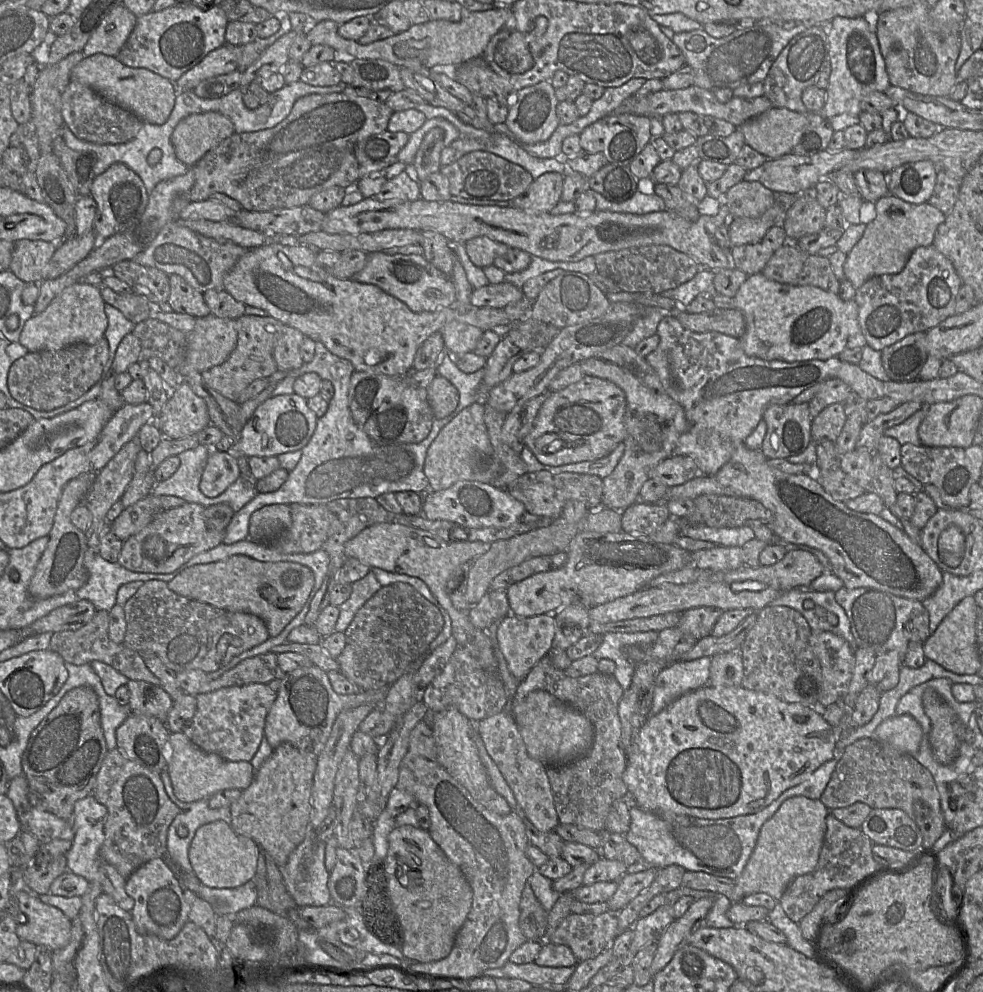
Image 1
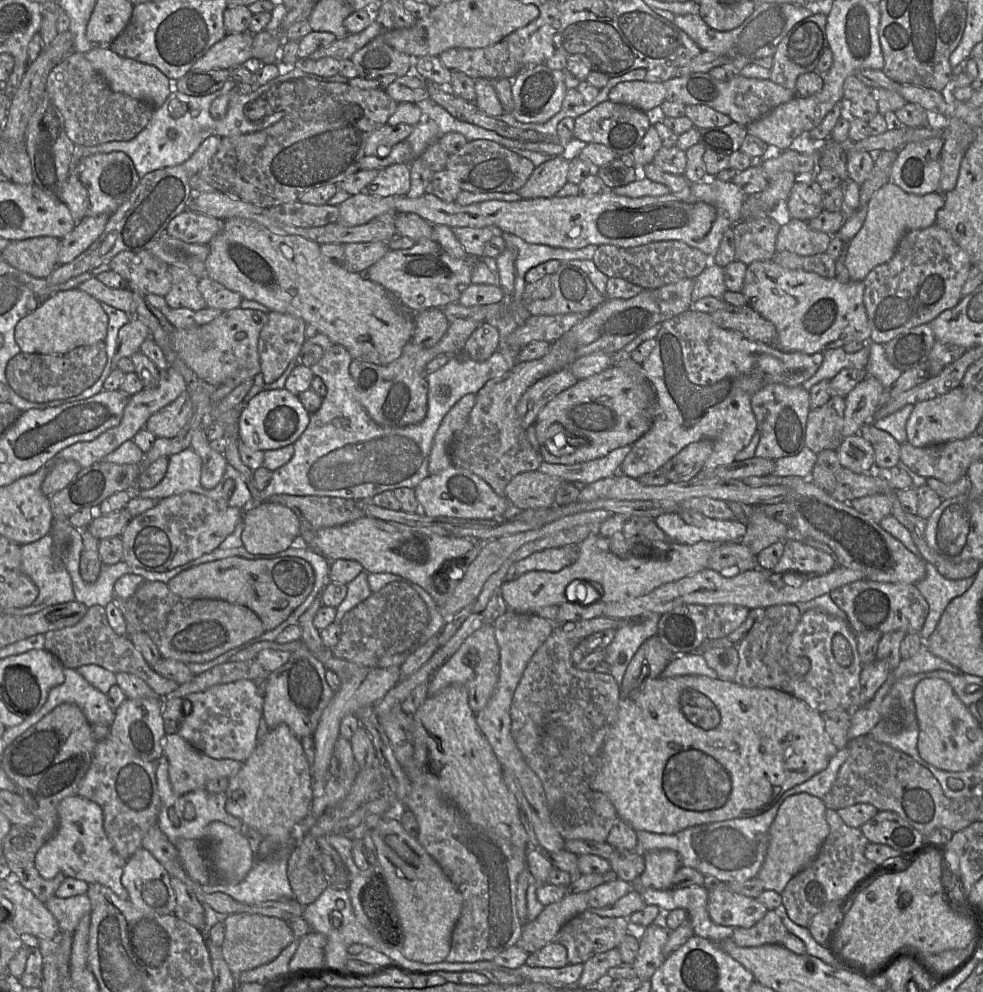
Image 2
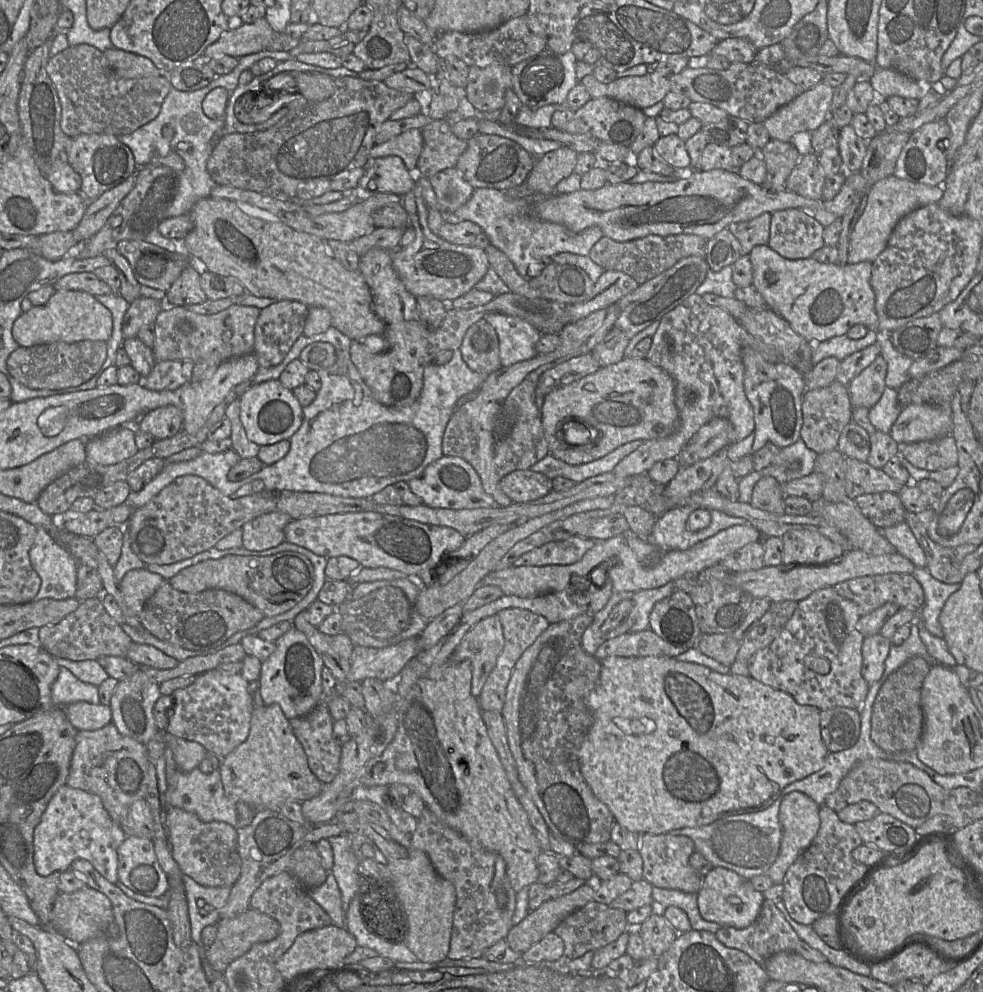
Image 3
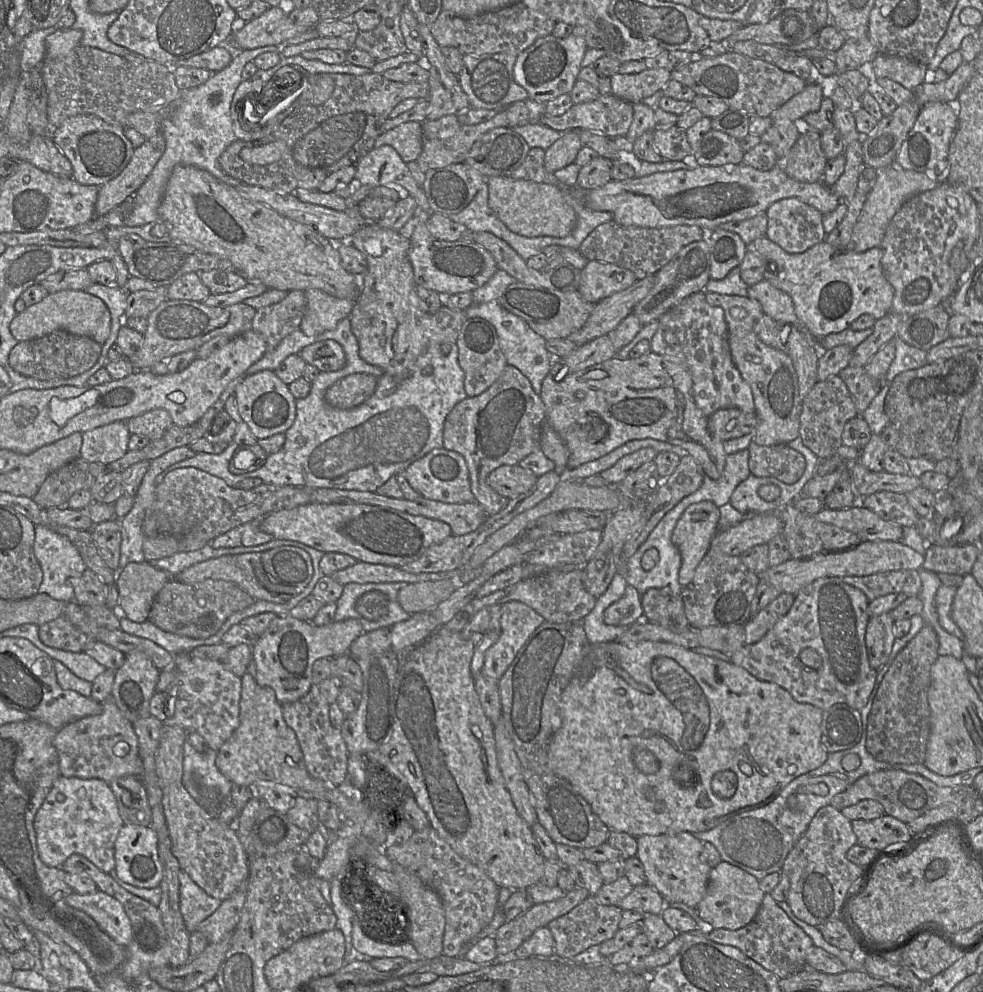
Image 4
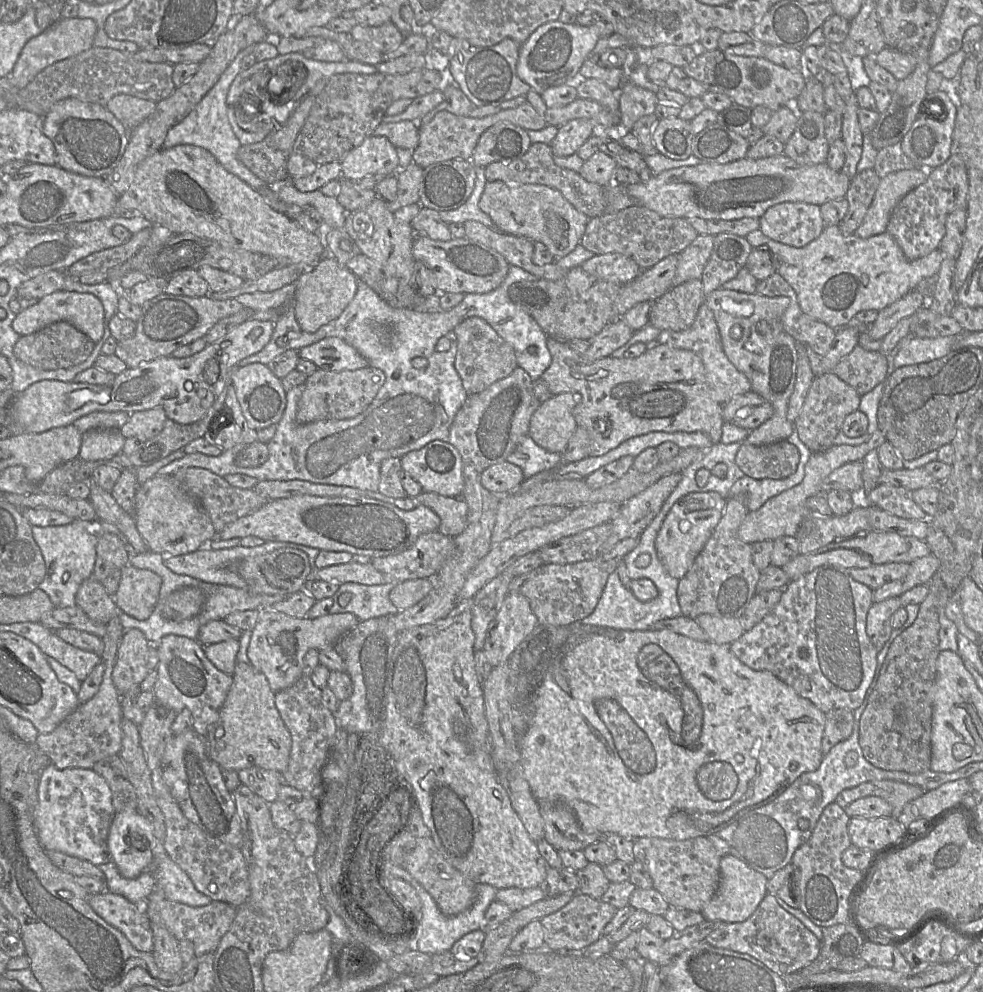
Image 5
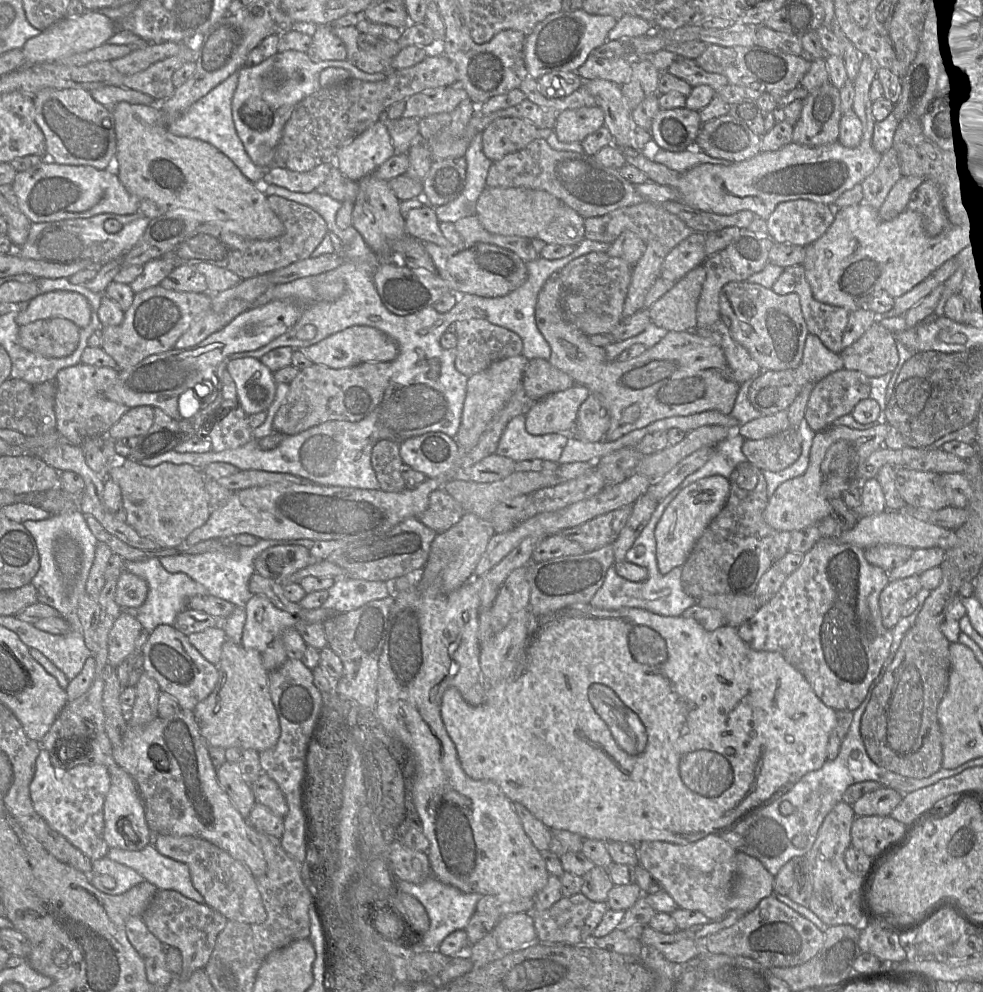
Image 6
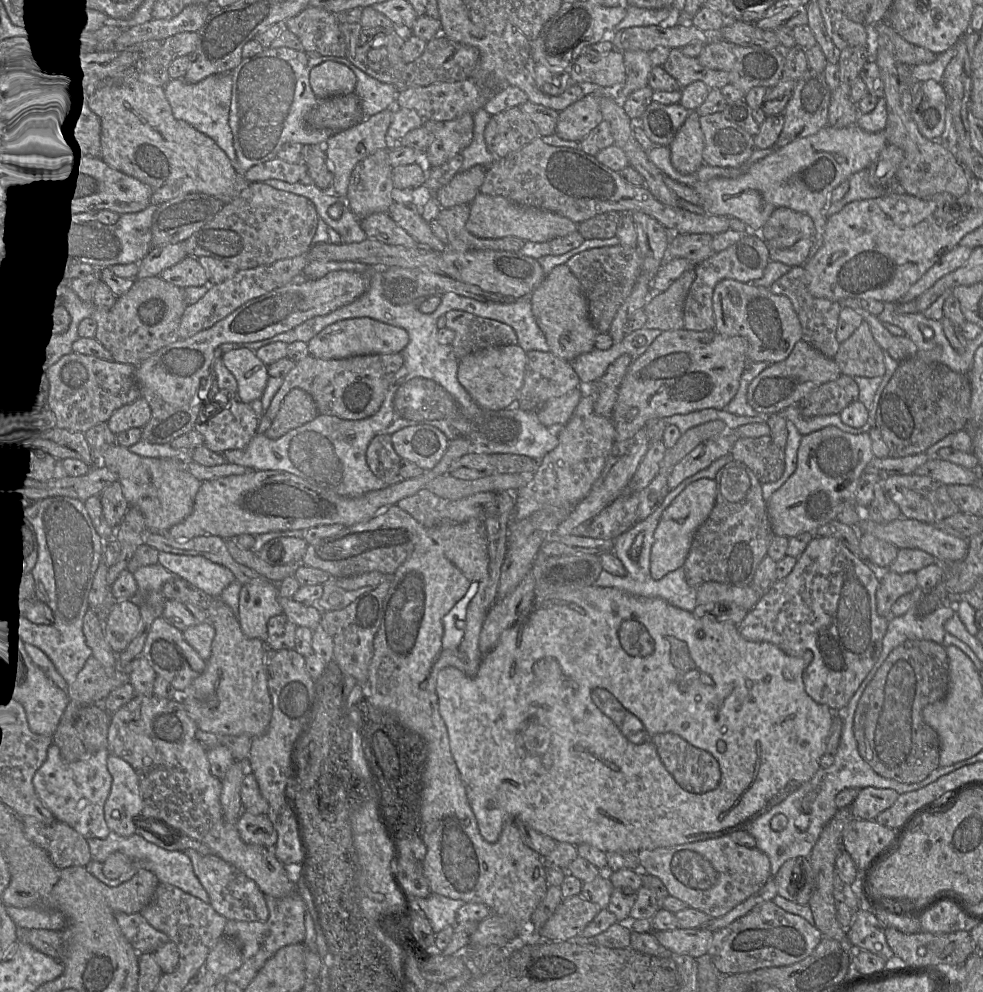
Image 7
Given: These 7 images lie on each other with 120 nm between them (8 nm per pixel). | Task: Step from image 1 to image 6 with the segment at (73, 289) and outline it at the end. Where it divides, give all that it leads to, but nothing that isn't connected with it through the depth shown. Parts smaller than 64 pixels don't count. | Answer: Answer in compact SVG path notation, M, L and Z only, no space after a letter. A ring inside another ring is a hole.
M48 292L33 298L27 310L18 314L16 323L21 327L37 320L57 317L68 319L79 328L85 328L91 321L91 307L88 300L78 293Z

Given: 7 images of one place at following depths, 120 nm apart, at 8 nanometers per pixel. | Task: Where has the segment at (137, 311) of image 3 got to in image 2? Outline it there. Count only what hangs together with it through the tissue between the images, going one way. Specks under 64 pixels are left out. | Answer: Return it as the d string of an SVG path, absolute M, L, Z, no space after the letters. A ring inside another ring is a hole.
M132 318L118 332L116 351L112 360L112 370L117 368L119 360L131 358L140 351L141 344L150 337L150 329L139 319Z

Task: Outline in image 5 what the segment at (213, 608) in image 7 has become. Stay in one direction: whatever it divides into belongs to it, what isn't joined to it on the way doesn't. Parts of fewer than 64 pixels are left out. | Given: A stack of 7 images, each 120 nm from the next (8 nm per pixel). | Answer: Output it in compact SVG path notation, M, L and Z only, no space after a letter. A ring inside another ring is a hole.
M237 662L232 675L233 683L219 717L208 728L207 750L222 769L240 771L259 767L283 773L289 764L291 735L275 705L275 693L265 675L251 663Z

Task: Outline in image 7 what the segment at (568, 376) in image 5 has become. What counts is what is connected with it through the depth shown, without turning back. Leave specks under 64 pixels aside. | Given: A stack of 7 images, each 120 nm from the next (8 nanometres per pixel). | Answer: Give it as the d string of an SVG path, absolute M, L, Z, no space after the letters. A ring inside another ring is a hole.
M566 264L555 266L530 294L531 309L542 330L549 351L571 362L581 354L592 351L598 331L589 318L588 301L579 280ZM681 328L662 331L642 355L632 360L621 381L611 415L616 430L615 441L624 441L631 438L652 418L688 414L707 408L723 410L739 389L741 375L749 363L748 349L749 343L745 338L741 336L725 336L715 329L692 331ZM632 407L638 409L638 414L633 420L627 421L625 414Z

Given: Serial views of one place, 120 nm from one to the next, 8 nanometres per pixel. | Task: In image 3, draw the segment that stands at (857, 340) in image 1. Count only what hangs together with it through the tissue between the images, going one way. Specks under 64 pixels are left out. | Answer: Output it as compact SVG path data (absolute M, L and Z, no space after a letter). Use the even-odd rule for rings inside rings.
M768 245L755 246L749 257L753 269L752 286L762 295L768 308L785 319L797 334L811 344L845 335L856 324L865 325L868 330L876 330L878 315L875 309L875 294L870 283L872 262L840 265L820 263L812 257L788 260Z

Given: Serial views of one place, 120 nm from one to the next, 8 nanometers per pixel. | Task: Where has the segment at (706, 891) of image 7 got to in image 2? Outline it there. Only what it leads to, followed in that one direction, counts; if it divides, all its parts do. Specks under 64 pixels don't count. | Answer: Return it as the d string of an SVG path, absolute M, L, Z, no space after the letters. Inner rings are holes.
M668 849L652 850L643 853L645 868L633 884L639 889L670 889L677 870L682 866L679 855Z

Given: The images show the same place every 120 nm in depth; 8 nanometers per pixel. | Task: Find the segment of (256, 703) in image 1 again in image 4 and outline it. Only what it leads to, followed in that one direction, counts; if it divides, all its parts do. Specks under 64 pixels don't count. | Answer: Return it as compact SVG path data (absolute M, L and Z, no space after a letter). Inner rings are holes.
M182 652L173 657L176 676L165 691L170 716L162 723L197 732L208 747L217 752L240 723L241 678L225 669L220 661L195 658L189 654Z

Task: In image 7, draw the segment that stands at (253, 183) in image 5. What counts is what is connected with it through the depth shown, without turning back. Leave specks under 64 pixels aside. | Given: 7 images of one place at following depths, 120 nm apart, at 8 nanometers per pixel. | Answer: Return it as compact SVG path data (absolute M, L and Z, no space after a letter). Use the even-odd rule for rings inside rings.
M219 73L197 83L182 79L170 79L164 87L166 98L177 120L183 120L194 129L211 138L227 155L233 167L237 157L233 146L233 135L228 123L231 95L231 73Z

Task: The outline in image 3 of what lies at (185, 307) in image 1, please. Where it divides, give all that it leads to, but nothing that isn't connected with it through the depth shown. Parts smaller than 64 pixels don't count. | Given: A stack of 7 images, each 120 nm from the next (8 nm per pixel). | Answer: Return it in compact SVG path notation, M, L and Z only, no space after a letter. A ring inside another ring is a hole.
M186 267L166 292L168 307L201 304L208 300L200 286L200 275L192 267Z

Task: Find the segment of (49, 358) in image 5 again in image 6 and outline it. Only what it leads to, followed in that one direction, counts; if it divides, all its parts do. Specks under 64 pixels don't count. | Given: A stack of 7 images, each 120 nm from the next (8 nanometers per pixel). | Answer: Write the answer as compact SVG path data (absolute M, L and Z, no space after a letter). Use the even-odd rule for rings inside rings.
M65 318L37 320L19 328L19 344L47 358L64 358L78 347L80 328Z

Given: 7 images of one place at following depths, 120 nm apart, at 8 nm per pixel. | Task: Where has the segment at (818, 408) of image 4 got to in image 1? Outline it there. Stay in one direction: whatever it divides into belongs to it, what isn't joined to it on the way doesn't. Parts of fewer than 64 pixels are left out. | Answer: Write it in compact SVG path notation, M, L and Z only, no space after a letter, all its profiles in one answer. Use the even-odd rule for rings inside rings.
M835 403L826 406L811 422L812 441L827 439L835 442L846 421L845 406Z

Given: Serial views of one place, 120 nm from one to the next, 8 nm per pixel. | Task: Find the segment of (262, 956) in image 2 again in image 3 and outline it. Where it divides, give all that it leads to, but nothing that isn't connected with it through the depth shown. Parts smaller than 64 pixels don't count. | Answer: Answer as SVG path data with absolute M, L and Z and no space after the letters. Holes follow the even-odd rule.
M250 907L233 918L219 919L217 928L216 938L206 948L205 957L220 973L254 944L271 941L280 932L280 925L274 918Z

